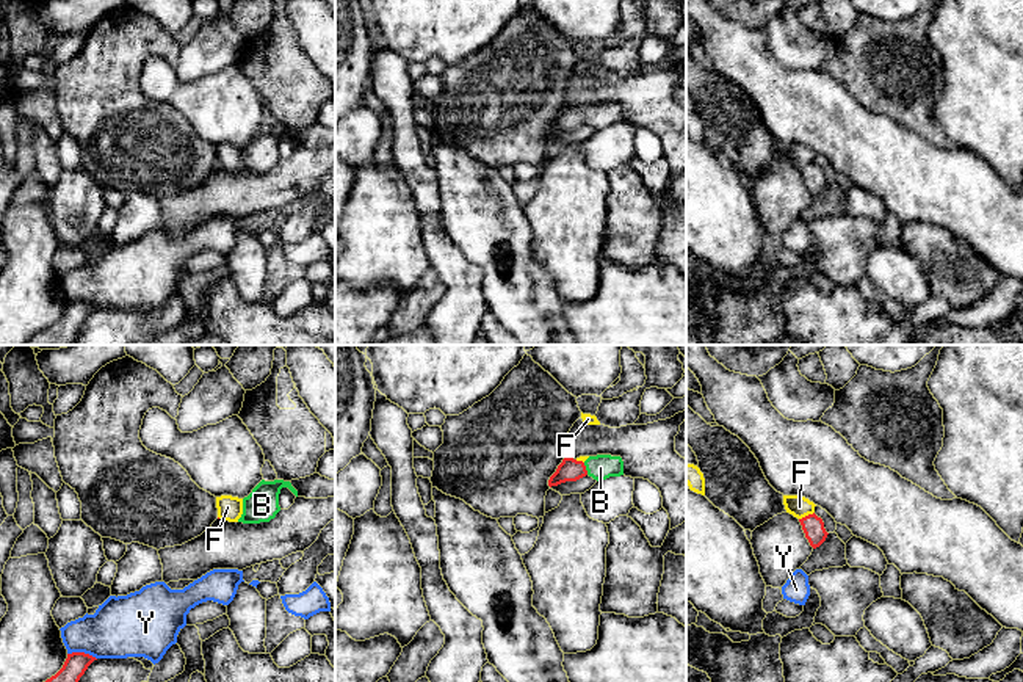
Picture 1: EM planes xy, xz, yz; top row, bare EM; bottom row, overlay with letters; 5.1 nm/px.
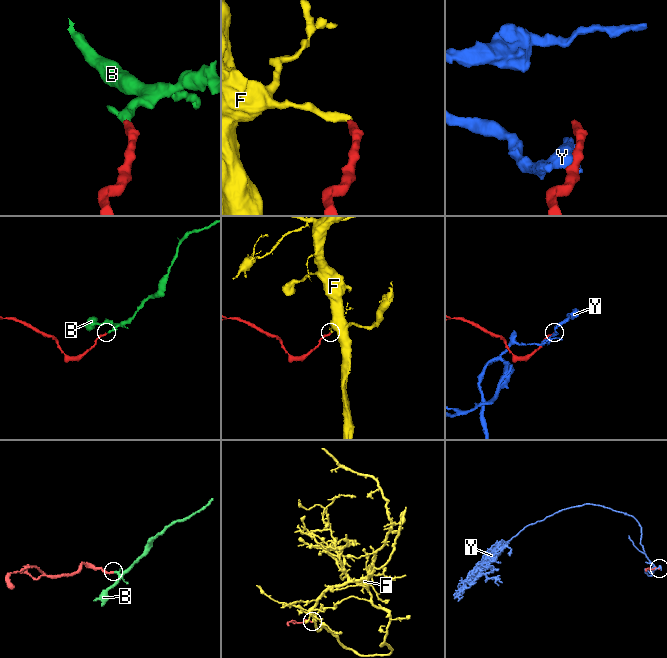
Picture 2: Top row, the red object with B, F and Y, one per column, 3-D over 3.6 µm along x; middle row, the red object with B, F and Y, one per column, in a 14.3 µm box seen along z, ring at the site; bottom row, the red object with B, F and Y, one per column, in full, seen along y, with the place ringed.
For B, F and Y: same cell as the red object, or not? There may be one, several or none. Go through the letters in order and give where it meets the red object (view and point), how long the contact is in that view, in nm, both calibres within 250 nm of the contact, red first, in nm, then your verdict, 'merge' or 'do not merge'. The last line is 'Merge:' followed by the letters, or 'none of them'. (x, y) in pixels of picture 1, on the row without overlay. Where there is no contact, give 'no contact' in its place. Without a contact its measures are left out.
B: meets red in xz at (585, 118); contact 70 nm long; 120 nm thick on the red side, 130 nm on the other; merge
F: meets red in yz at (806, 165); contact 90 nm long; 110 nm thick on the red side, 110 nm on the other; do not merge
Y: meets red in xy at (82, 301); contact 160 nm long; 170 nm thick on the red side, 320 nm on the other; do not merge
Merge: B

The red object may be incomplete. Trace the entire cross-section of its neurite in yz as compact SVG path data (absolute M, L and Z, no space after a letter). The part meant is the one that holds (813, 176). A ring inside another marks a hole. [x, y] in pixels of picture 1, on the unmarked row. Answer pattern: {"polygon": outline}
{"polygon": "M815 161L799 168L799 171L813 198L819 196L826 190L829 182L824 177L822 168Z"}

